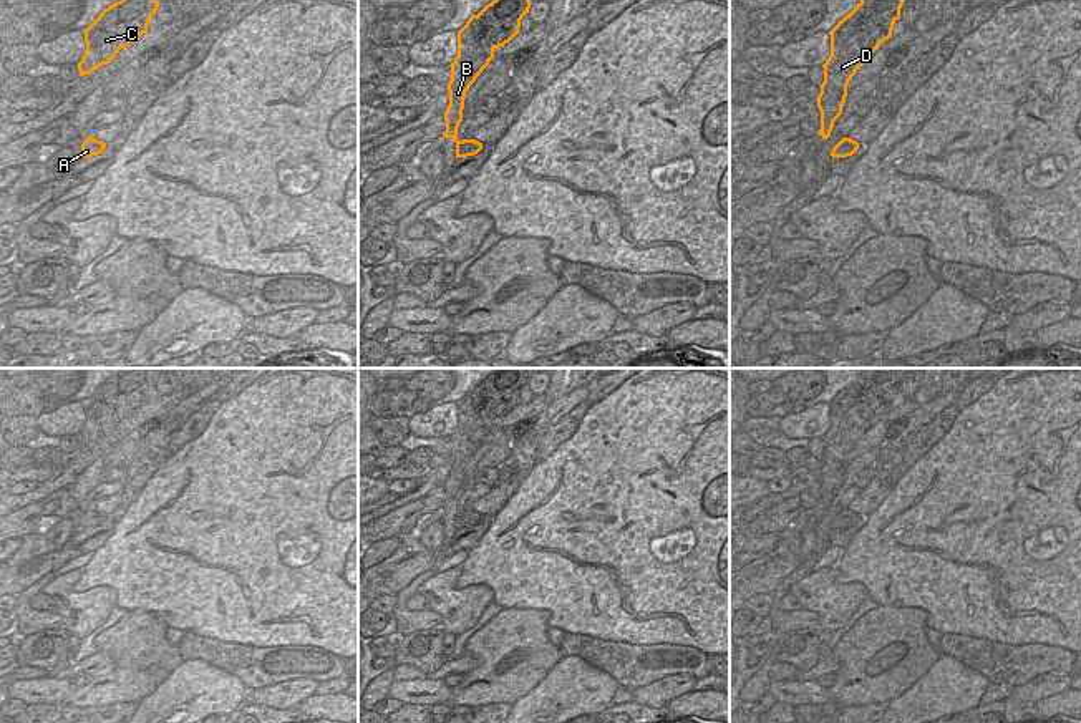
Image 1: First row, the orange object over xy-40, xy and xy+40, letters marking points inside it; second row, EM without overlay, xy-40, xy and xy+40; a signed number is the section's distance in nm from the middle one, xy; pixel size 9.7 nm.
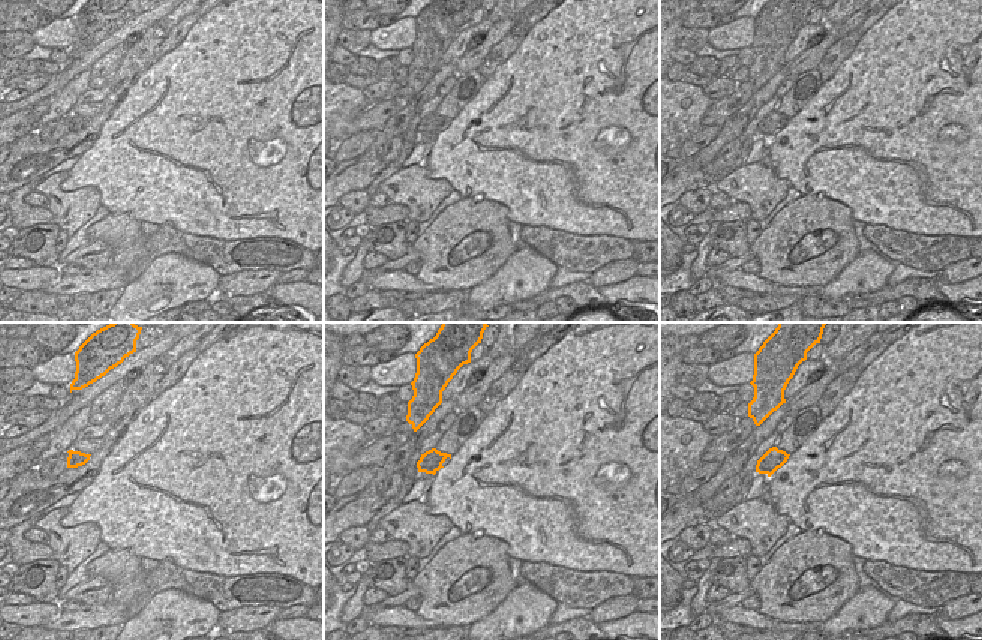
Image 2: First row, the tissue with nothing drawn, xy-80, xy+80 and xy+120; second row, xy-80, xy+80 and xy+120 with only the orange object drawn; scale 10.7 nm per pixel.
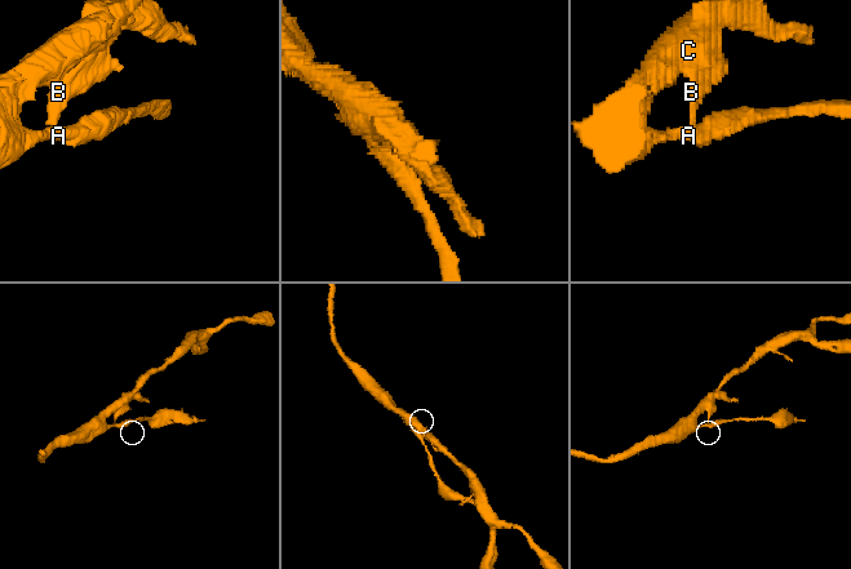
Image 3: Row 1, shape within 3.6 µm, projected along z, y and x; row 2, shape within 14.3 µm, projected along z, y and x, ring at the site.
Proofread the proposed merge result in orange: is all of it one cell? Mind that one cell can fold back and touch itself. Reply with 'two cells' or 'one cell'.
one cell

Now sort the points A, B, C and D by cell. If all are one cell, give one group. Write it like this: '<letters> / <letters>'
A B C D

